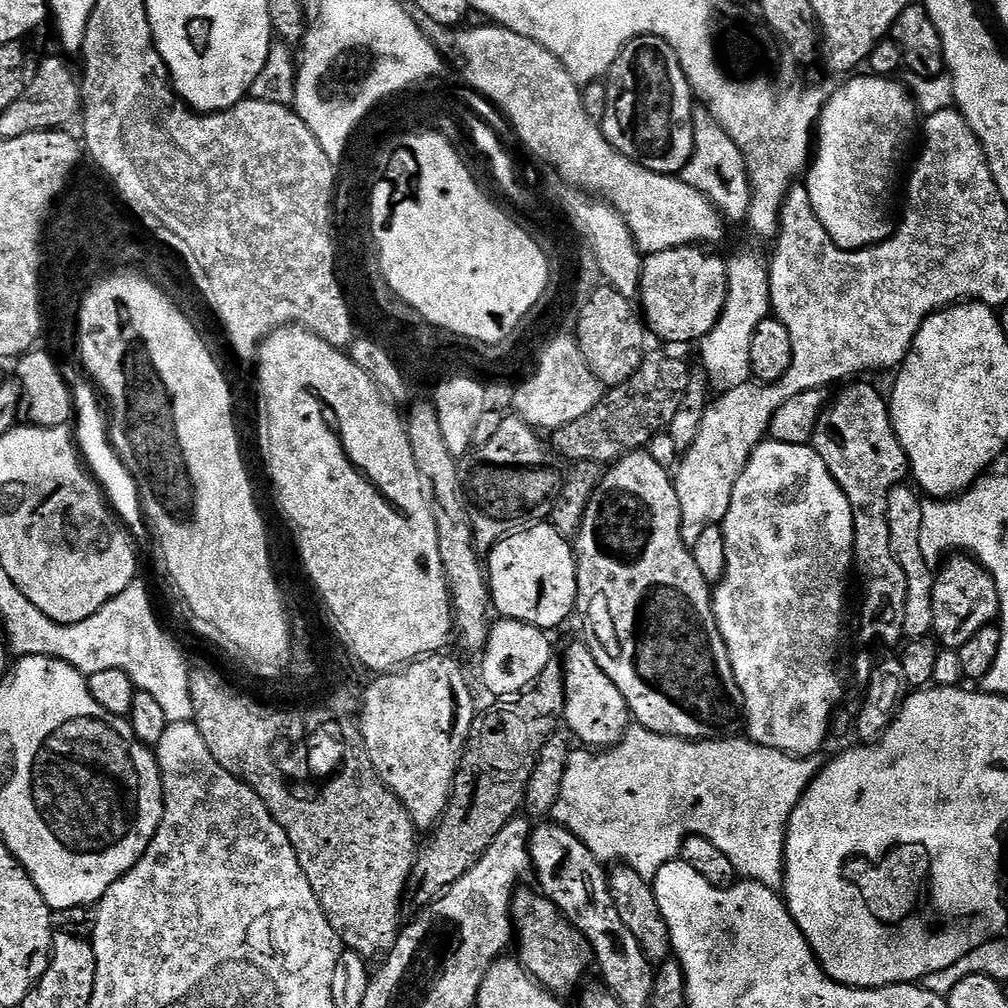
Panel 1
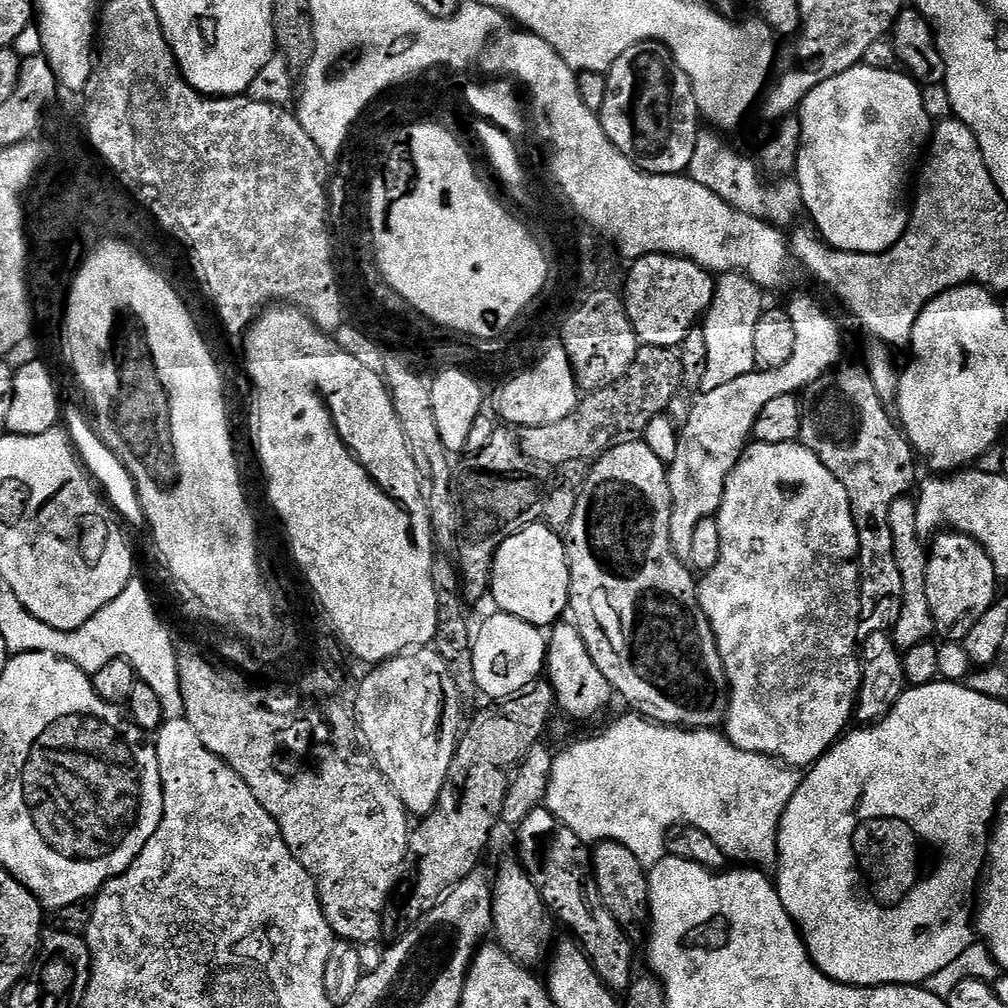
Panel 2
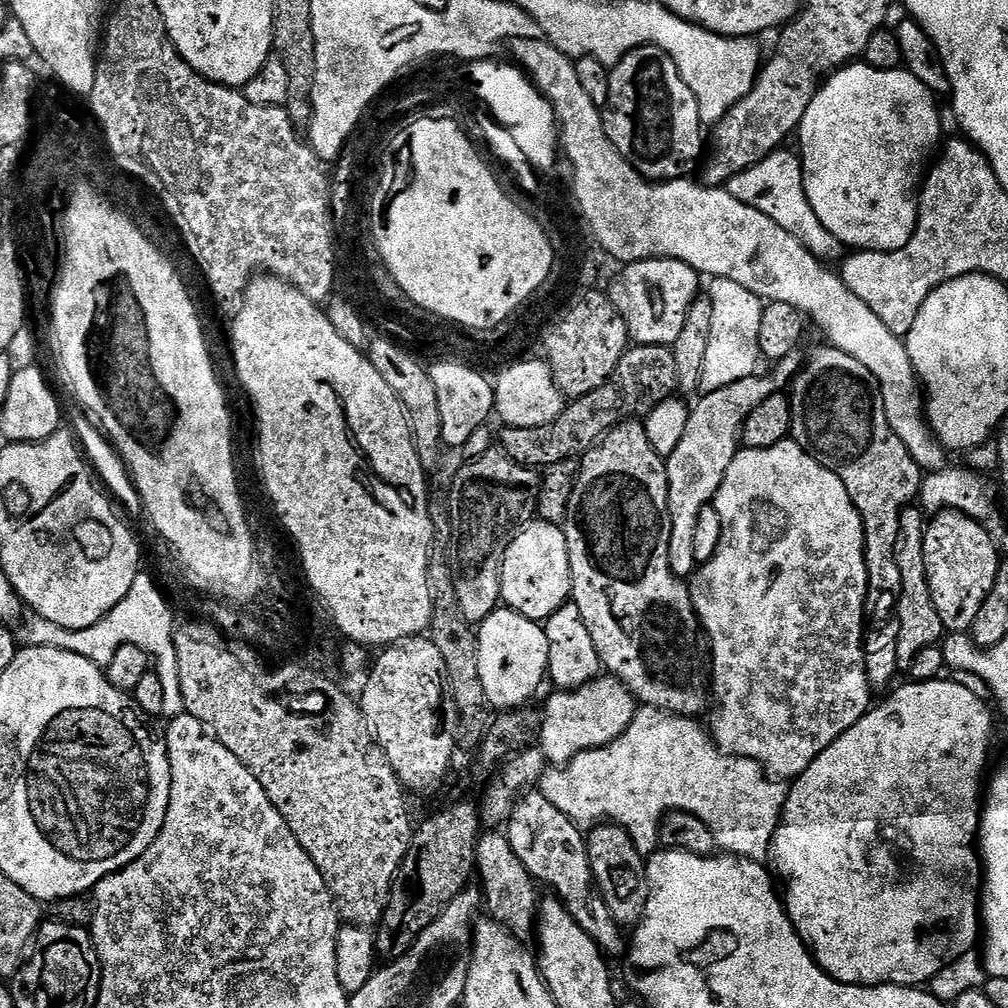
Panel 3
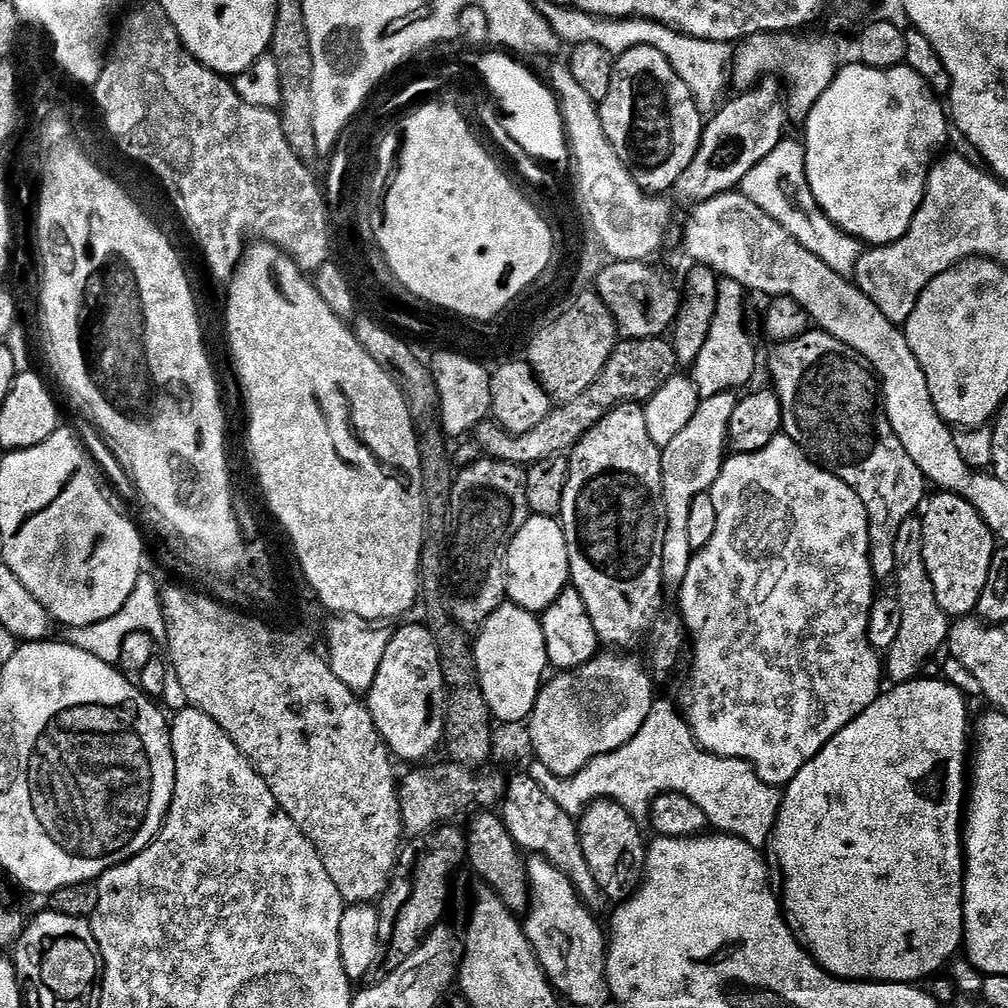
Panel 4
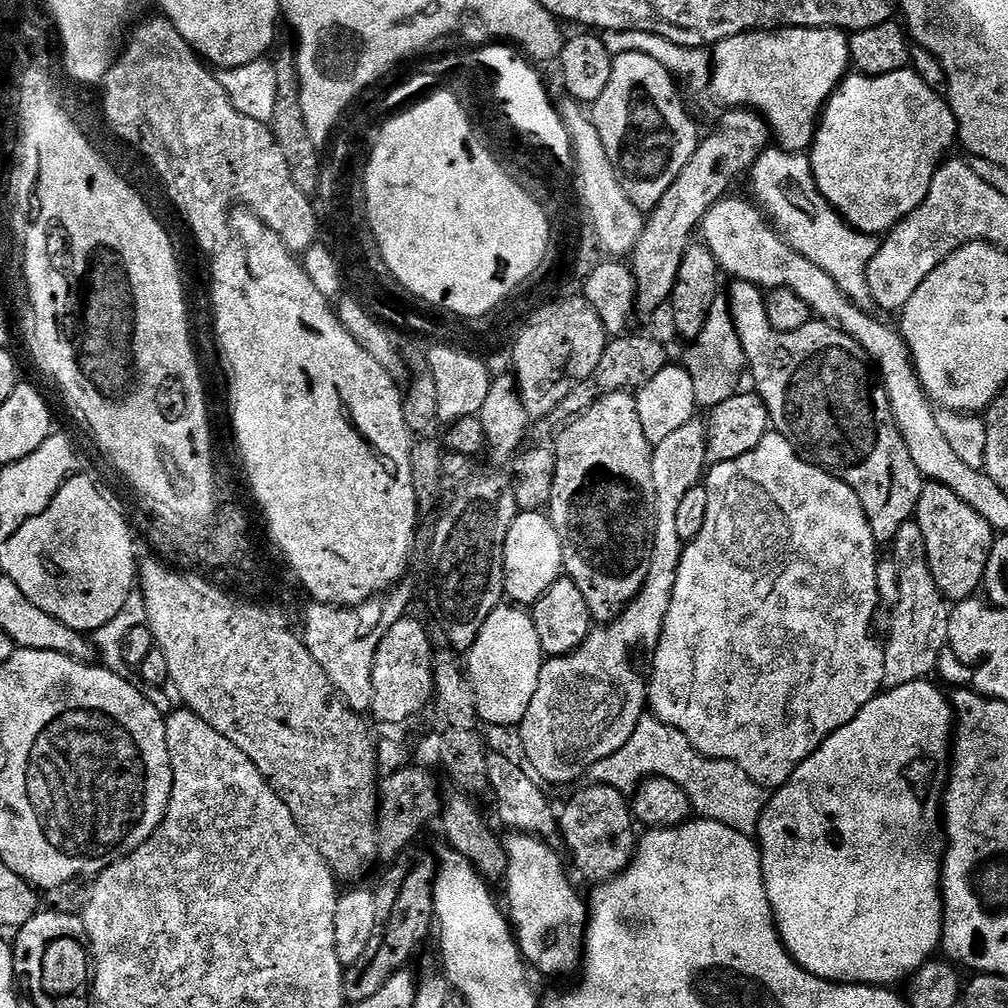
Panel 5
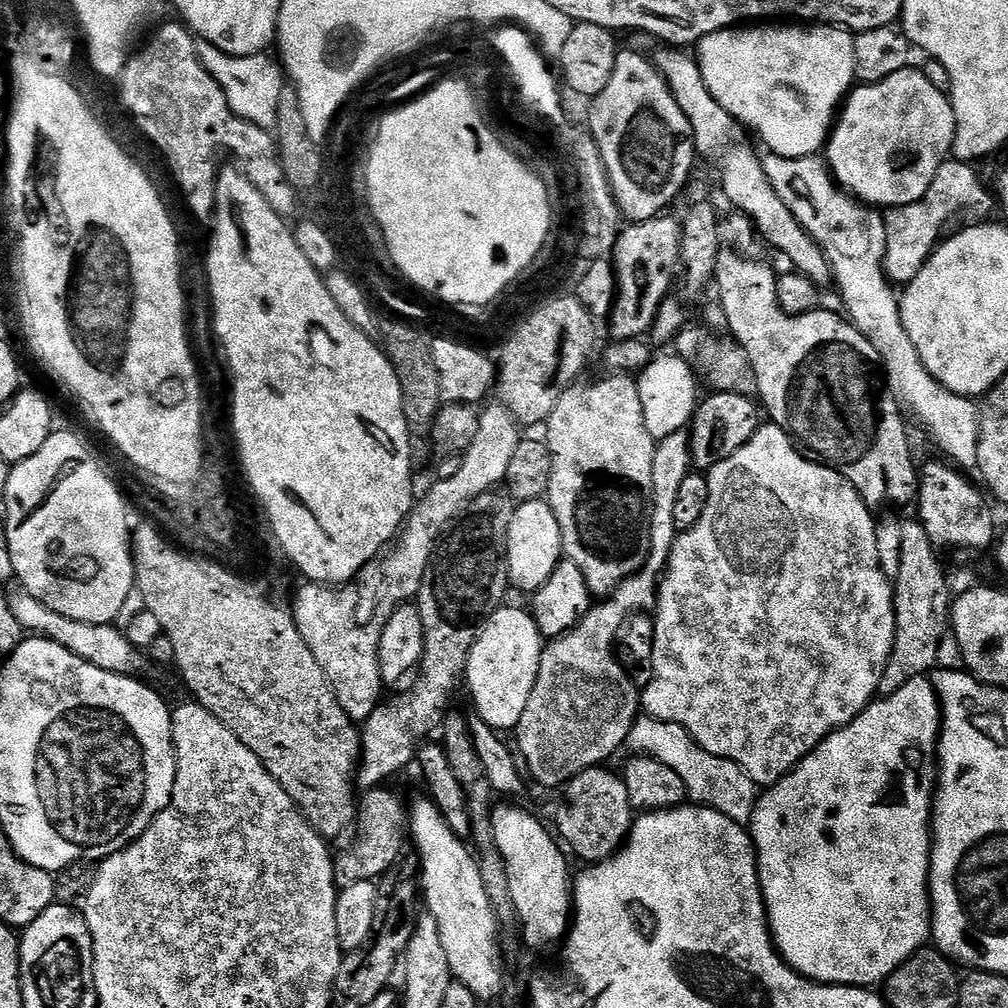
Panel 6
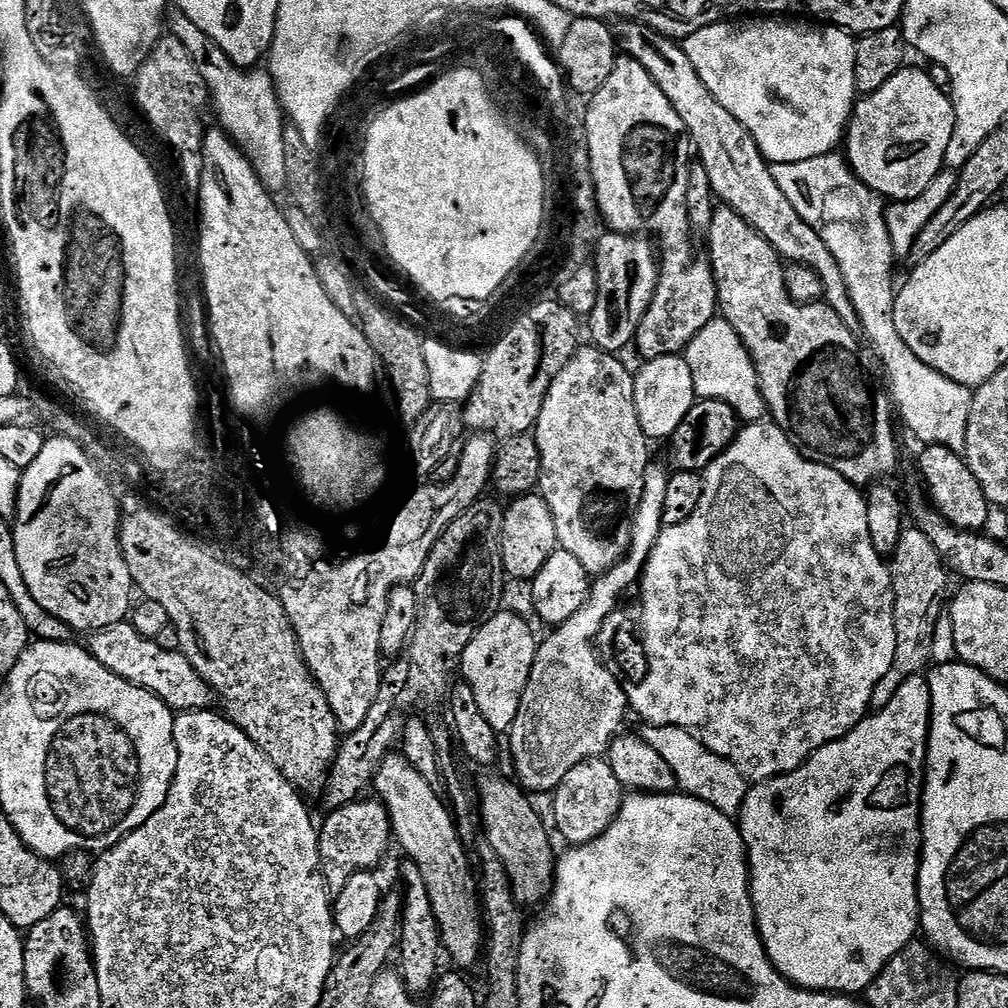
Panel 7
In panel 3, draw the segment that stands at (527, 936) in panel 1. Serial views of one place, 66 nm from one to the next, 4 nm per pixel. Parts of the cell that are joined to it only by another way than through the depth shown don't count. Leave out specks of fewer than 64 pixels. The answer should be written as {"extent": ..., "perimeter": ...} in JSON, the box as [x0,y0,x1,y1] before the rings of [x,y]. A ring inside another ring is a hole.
{"extent":[476,830,538,942],"perimeter":[[[496,830],[483,833],[476,847],[476,872],[479,885],[482,887],[482,900],[486,905],[487,915],[497,920],[503,928],[508,929],[517,940],[524,942],[533,935],[538,919],[537,881],[522,866],[522,858],[514,854],[514,846],[510,846],[507,835]]]}

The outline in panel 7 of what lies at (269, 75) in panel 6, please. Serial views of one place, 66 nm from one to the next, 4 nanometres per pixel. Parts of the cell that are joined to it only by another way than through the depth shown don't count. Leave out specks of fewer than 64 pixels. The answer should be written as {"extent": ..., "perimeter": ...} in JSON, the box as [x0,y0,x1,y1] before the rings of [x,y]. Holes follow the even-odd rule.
{"extent":[165,7,286,192],"perimeter":[[[169,7],[165,13],[165,27],[169,35],[178,38],[182,46],[186,47],[186,52],[210,91],[215,115],[217,112],[222,124],[221,129],[252,155],[256,173],[264,188],[276,192],[279,187],[285,187],[286,117],[271,73],[262,68],[238,67],[225,51],[209,35],[203,34],[178,7]]]}

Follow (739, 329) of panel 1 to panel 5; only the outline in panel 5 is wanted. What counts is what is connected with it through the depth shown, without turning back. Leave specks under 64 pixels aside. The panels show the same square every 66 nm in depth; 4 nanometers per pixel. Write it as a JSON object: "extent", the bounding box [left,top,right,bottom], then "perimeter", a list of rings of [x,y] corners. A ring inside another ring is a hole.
{"extent":[682,298,746,410],"perimeter":[[[718,298],[710,306],[706,324],[702,326],[702,334],[698,334],[698,338],[689,348],[692,349],[685,354],[682,364],[688,369],[690,382],[694,382],[697,405],[701,409],[710,410],[726,398],[735,396],[741,387],[740,375],[745,375],[746,372],[746,361],[727,299]]]}

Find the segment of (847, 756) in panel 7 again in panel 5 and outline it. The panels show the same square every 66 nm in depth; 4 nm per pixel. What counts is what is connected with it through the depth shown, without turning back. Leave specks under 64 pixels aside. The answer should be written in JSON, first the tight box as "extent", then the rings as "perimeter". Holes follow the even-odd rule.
{"extent":[758,679,954,986],"perimeter":[[[927,679],[906,682],[906,686],[889,688],[881,691],[866,706],[862,706],[859,714],[851,720],[846,726],[842,726],[834,734],[830,734],[822,743],[817,746],[814,752],[811,752],[802,763],[796,767],[794,774],[790,774],[788,781],[782,787],[775,789],[767,797],[764,805],[764,813],[760,819],[758,829],[758,843],[760,846],[760,861],[764,867],[764,881],[766,882],[766,894],[770,898],[772,913],[776,919],[776,928],[780,932],[780,941],[786,946],[786,950],[793,958],[799,962],[810,974],[814,974],[823,980],[830,980],[834,984],[871,984],[873,986],[896,986],[896,983],[907,981],[912,973],[917,972],[922,965],[927,964],[929,960],[937,955],[944,938],[944,898],[942,895],[942,852],[938,847],[936,849],[936,831],[939,833],[942,828],[942,776],[950,768],[950,749],[954,743],[954,713],[947,695],[943,696],[934,685],[928,684]]]}

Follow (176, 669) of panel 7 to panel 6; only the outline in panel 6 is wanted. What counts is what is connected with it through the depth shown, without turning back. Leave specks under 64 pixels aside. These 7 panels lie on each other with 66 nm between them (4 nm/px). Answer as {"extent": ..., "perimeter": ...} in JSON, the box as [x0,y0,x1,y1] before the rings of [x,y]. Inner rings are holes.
{"extent":[7,588,145,675],"perimeter":[[[14,588],[14,591],[9,591],[7,597],[11,613],[14,614],[14,618],[20,624],[21,629],[25,631],[30,630],[32,632],[29,633],[41,636],[43,639],[56,641],[64,649],[68,649],[71,653],[74,653],[76,657],[80,657],[83,661],[90,662],[91,665],[98,666],[99,669],[104,669],[110,673],[137,675],[143,668],[145,653],[141,649],[134,647],[130,643],[127,633],[122,631],[117,625],[75,622],[64,615],[56,614],[49,607],[46,607],[45,604],[38,602],[36,598],[21,588]]]}

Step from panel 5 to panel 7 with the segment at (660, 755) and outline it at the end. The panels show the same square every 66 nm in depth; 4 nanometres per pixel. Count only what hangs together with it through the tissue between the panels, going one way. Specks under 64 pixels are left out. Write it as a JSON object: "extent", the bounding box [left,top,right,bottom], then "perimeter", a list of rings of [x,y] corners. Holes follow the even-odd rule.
{"extent":[642,726,750,817],"perimeter":[[[648,726],[643,729],[642,735],[674,770],[679,791],[722,810],[722,814],[727,816],[735,817],[739,813],[750,782],[738,770],[738,766],[734,766],[734,762],[714,754],[697,736],[678,726]]]}

